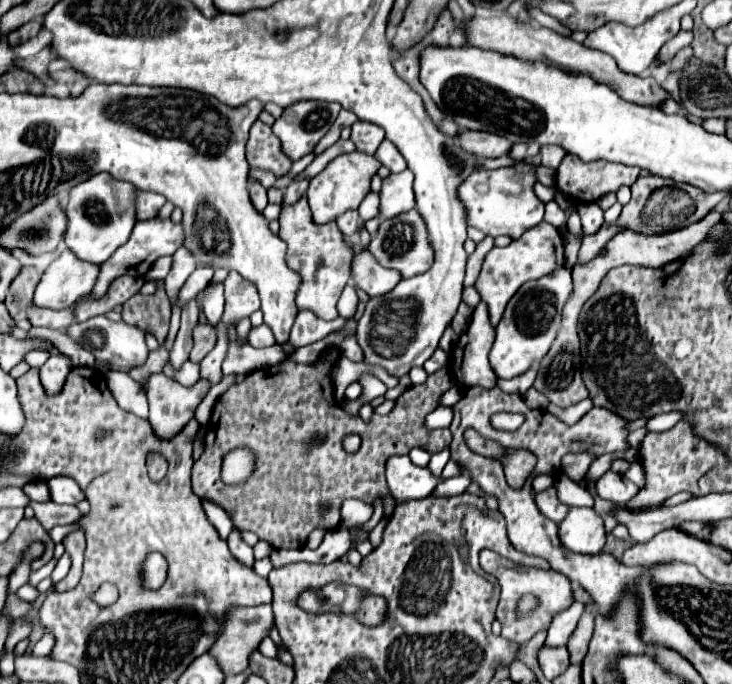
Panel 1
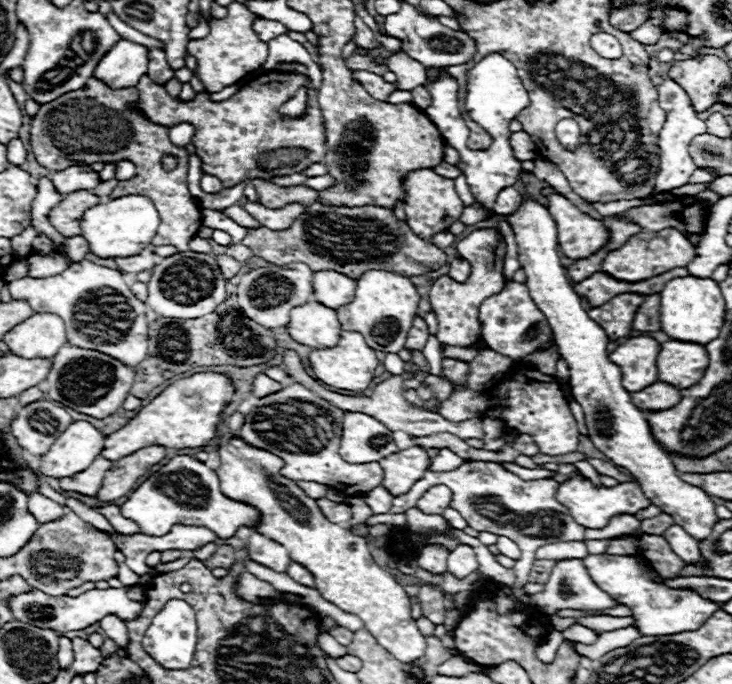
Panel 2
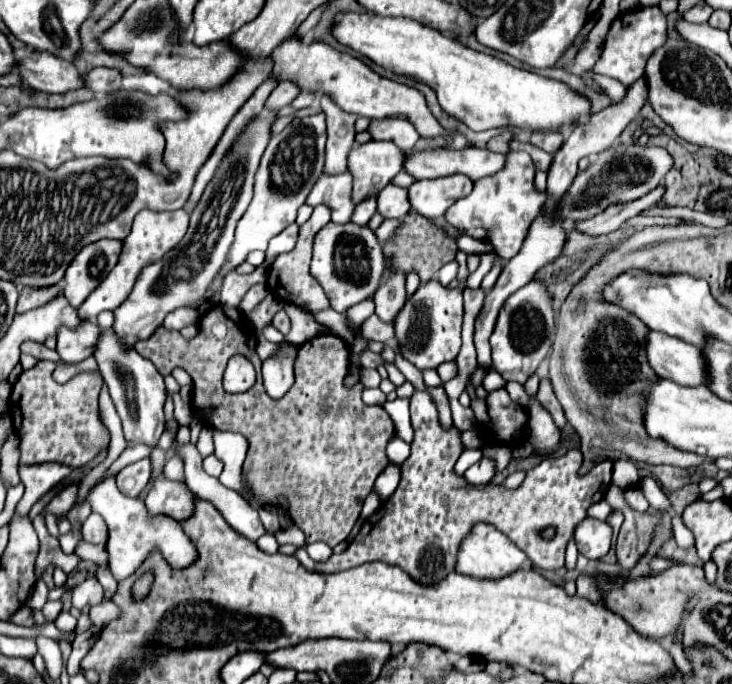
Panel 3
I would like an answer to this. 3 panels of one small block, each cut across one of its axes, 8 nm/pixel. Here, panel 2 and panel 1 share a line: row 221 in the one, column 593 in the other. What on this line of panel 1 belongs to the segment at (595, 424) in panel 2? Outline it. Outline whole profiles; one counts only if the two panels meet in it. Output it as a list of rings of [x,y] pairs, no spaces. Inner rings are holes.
[[[570,508],[566,518],[562,522],[558,522],[558,538],[572,552],[598,554],[606,542],[606,530],[604,530],[602,518],[594,512],[594,508]]]

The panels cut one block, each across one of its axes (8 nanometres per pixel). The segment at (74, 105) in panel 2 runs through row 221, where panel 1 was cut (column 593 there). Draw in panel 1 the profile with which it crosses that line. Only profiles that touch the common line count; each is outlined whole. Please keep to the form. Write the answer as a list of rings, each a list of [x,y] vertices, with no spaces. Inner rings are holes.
[[[566,154],[562,164],[558,166],[558,174],[556,174],[556,188],[566,194],[572,202],[582,204],[582,202],[596,202],[600,196],[608,194],[608,192],[616,192],[622,184],[624,186],[632,186],[634,180],[638,178],[640,170],[634,166],[624,166],[624,164],[614,164],[614,162],[604,162],[604,160],[596,160],[596,162],[582,162],[578,160],[578,156],[574,154]]]

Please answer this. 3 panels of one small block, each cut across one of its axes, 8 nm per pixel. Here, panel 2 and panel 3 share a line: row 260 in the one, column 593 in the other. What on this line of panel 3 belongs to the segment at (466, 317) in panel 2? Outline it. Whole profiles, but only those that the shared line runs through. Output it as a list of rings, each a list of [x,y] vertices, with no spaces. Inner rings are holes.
[[[416,390],[410,398],[410,416],[412,416],[412,428],[414,428],[414,440],[412,440],[412,454],[402,464],[402,480],[396,492],[362,524],[358,536],[348,544],[348,548],[342,554],[330,556],[326,562],[314,562],[304,548],[300,548],[294,556],[314,572],[338,572],[348,570],[354,566],[360,566],[364,562],[386,562],[400,566],[406,570],[414,580],[420,584],[430,584],[436,580],[446,578],[448,572],[454,570],[454,556],[458,552],[458,542],[462,542],[462,536],[476,524],[476,522],[490,522],[500,532],[504,532],[532,562],[538,570],[558,570],[564,566],[564,550],[566,542],[574,534],[574,526],[580,524],[586,518],[586,510],[600,502],[606,496],[606,490],[610,486],[612,478],[612,462],[602,462],[596,468],[592,468],[586,476],[578,476],[578,468],[582,466],[582,452],[580,450],[568,450],[564,456],[558,458],[544,458],[538,466],[528,470],[522,486],[518,490],[508,490],[498,484],[486,484],[486,486],[472,486],[464,480],[464,476],[458,476],[454,472],[454,464],[458,456],[462,454],[464,446],[460,440],[460,430],[456,426],[442,428],[438,420],[438,410],[428,392]],[[544,528],[554,528],[554,538],[542,538],[540,532]]]

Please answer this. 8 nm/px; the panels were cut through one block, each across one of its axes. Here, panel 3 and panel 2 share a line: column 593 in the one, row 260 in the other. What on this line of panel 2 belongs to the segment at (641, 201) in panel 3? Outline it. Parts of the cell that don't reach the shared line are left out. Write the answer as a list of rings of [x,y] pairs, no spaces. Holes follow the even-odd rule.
[[[226,254],[218,255],[218,266],[224,272],[224,278],[230,280],[240,272],[240,262],[236,262],[232,256]]]

